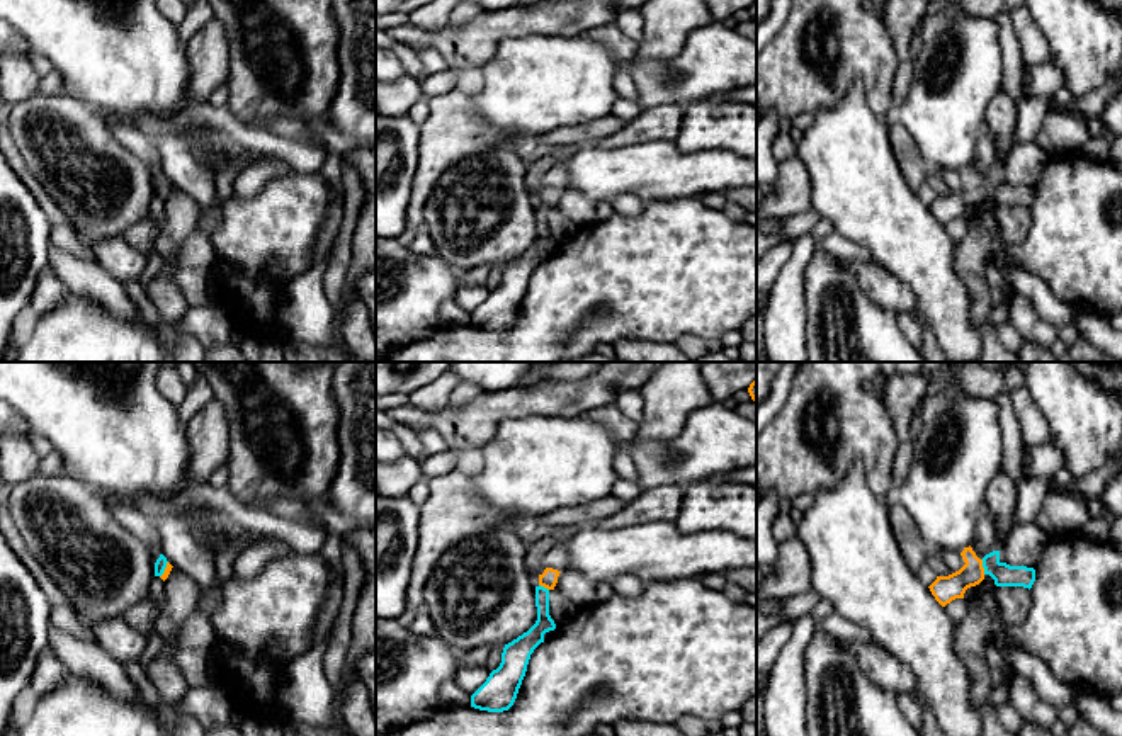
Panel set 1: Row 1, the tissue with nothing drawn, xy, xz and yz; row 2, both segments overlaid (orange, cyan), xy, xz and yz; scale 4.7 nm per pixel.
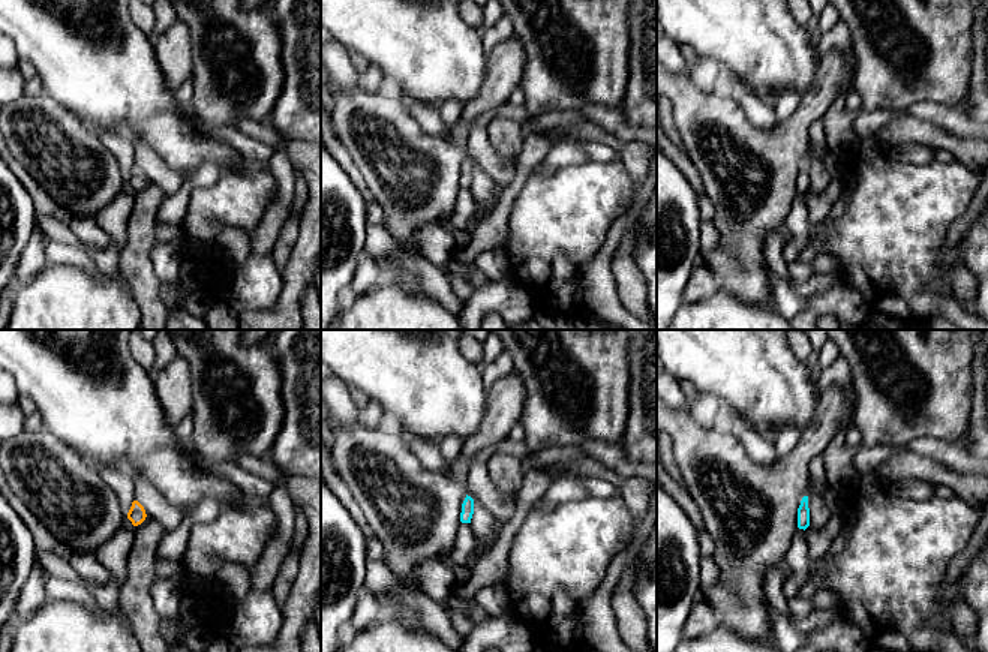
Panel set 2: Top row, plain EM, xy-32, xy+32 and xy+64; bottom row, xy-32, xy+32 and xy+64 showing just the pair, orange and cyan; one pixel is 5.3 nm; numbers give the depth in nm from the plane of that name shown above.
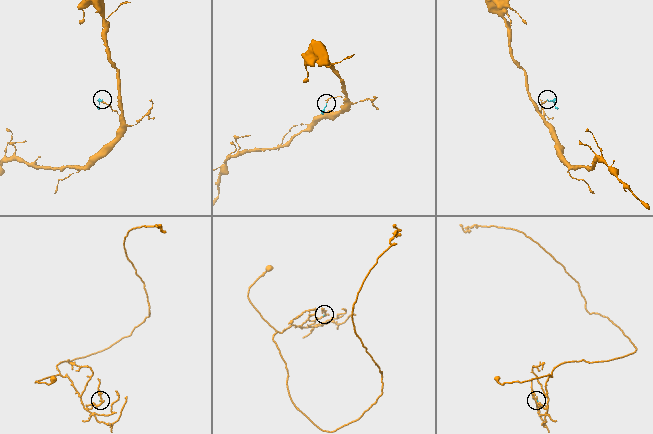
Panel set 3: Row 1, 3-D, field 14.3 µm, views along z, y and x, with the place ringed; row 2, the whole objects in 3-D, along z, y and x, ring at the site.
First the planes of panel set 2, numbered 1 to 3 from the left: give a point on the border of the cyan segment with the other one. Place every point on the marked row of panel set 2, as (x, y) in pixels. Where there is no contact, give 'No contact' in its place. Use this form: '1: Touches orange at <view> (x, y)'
1: No contact
2: No contact
3: No contact

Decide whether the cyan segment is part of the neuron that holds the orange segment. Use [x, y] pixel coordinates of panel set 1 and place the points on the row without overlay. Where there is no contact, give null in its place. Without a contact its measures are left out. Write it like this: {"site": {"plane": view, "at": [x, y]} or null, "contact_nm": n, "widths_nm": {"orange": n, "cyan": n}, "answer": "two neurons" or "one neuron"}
{"site": {"plane": "yz", "at": [981, 186]}, "contact_nm": 70, "widths_nm": {"orange": 130, "cyan": 110}, "answer": "one neuron"}

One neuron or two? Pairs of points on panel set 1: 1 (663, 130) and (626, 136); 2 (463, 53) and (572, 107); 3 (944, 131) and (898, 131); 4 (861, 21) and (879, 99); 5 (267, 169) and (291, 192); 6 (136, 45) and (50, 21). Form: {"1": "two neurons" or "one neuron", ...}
{"1": "one neuron", "2": "two neurons", "3": "two neurons", "4": "one neuron", "5": "two neurons", "6": "one neuron"}

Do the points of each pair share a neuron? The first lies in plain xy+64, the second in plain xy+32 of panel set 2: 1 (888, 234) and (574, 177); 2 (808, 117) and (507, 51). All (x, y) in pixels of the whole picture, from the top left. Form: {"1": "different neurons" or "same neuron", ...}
{"1": "same neuron", "2": "same neuron"}

